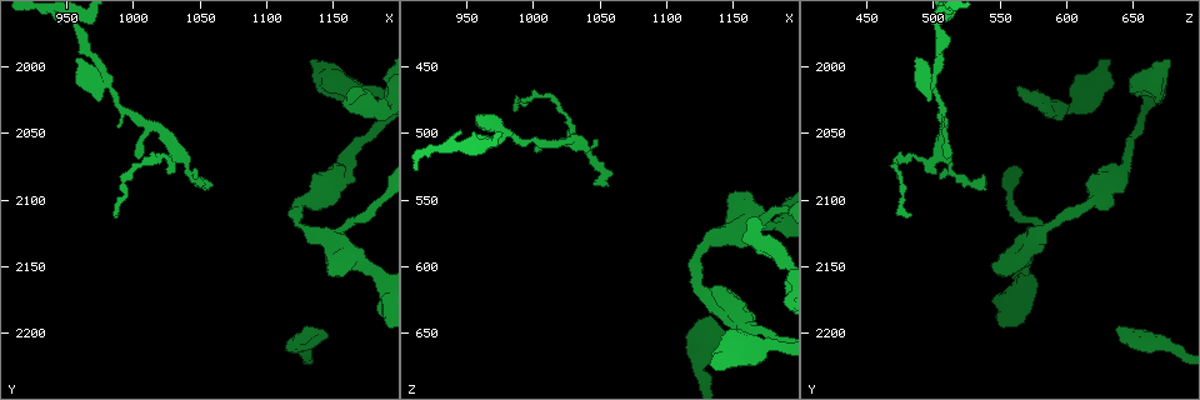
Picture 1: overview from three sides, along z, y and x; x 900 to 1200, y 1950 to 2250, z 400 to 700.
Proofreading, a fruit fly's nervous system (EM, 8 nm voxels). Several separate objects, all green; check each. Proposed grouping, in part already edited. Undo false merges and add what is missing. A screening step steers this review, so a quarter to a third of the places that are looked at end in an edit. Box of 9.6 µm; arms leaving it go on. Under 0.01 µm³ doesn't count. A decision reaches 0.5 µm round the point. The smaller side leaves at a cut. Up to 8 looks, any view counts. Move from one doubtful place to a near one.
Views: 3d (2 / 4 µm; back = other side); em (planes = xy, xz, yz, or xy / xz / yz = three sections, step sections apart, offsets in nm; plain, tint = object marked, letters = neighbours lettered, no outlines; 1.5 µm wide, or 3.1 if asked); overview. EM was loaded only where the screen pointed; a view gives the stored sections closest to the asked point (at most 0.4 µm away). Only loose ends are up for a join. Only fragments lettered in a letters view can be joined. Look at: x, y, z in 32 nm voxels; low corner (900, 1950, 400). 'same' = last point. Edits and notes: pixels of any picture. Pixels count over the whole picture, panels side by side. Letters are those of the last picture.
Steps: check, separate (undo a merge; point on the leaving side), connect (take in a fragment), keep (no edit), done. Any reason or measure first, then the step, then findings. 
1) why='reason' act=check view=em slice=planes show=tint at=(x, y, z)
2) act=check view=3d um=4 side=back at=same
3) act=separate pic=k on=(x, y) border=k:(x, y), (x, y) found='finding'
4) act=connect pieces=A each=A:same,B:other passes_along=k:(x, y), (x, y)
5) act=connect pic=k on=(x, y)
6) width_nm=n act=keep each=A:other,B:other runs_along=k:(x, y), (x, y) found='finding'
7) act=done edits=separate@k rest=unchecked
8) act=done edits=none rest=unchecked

why='stops while still wide' act=check view=em slice=yz step=8 show=tint at=(1136, 1996, 676)

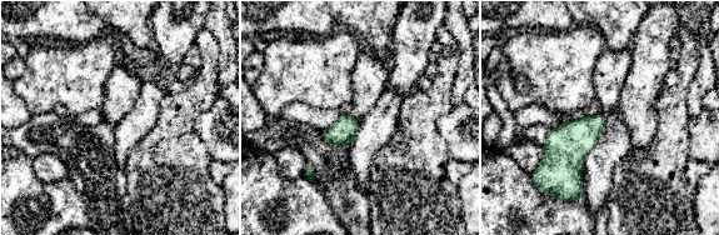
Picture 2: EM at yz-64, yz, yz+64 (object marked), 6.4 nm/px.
act=check view=em slice=planes show=letters at=same

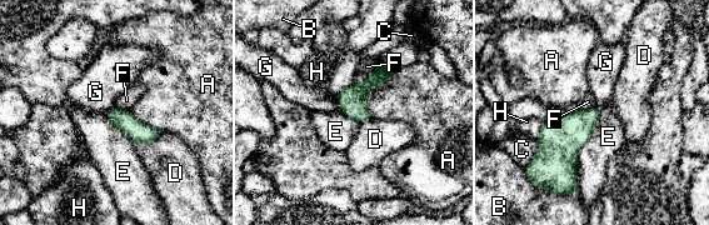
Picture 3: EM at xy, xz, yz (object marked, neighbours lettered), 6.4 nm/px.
act=keep each=A:other,B:other,C:other,D:other,E:other,F:other,G:other,H:other border=3:(600, 109), (575, 168) found='no lettered fragment goes on from it'

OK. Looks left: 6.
why='thick turns thin' act=check view=em slice=xy step=4 show=letters at=(1162, 2026, 572)

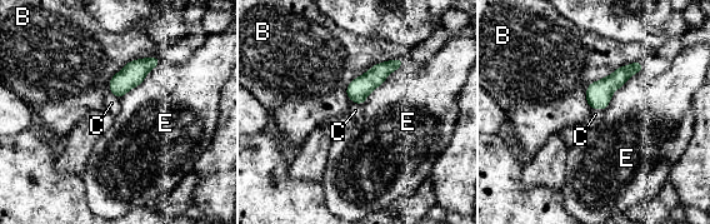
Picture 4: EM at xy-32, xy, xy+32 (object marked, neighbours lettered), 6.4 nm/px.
why='another direction' act=check view=em slice=planes show=letters at=same

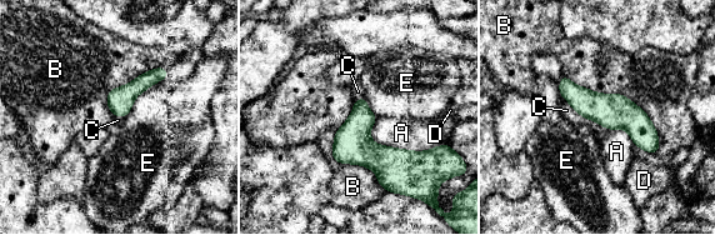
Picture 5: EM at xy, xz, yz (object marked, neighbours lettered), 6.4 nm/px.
act=keep each=A:other,B:other,C:other,D:other,E:other found='all the same neuron'

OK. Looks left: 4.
act=check view=3d um=4 at=(1012, 2044, 508)

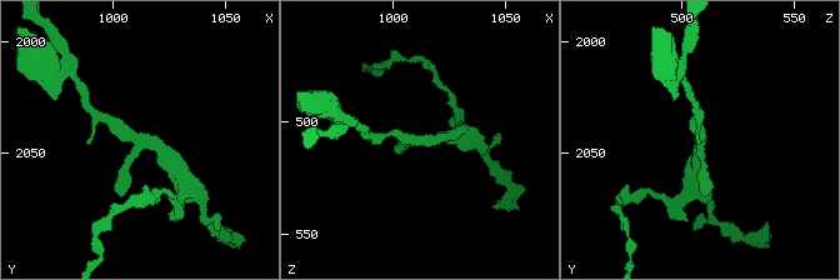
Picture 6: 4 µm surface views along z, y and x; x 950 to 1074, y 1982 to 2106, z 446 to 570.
act=check view=em slice=xy step=4 show=tint at=(1009, 2044, 510)

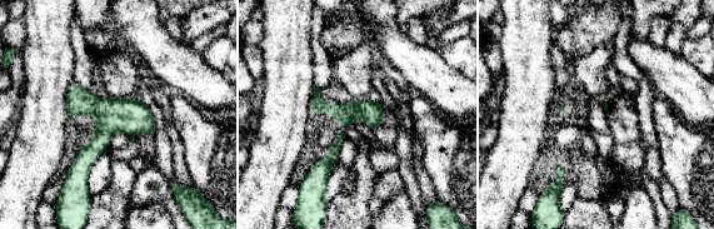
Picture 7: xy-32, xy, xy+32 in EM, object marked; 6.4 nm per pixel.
why='another direction' act=check view=em slice=planes show=letters at=same

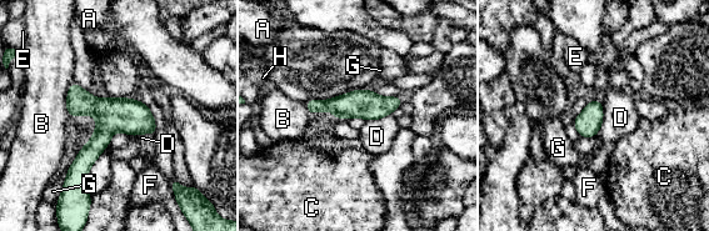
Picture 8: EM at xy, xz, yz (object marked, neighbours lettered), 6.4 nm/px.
act=keep each=A:other,B:other,C:other,D:other,E:other,F:other,G:other,H:other border=8:(73, 80), (66, 98), (69, 116) found='one neuron here'

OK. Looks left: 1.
act=done edits=none rest=unchecked

